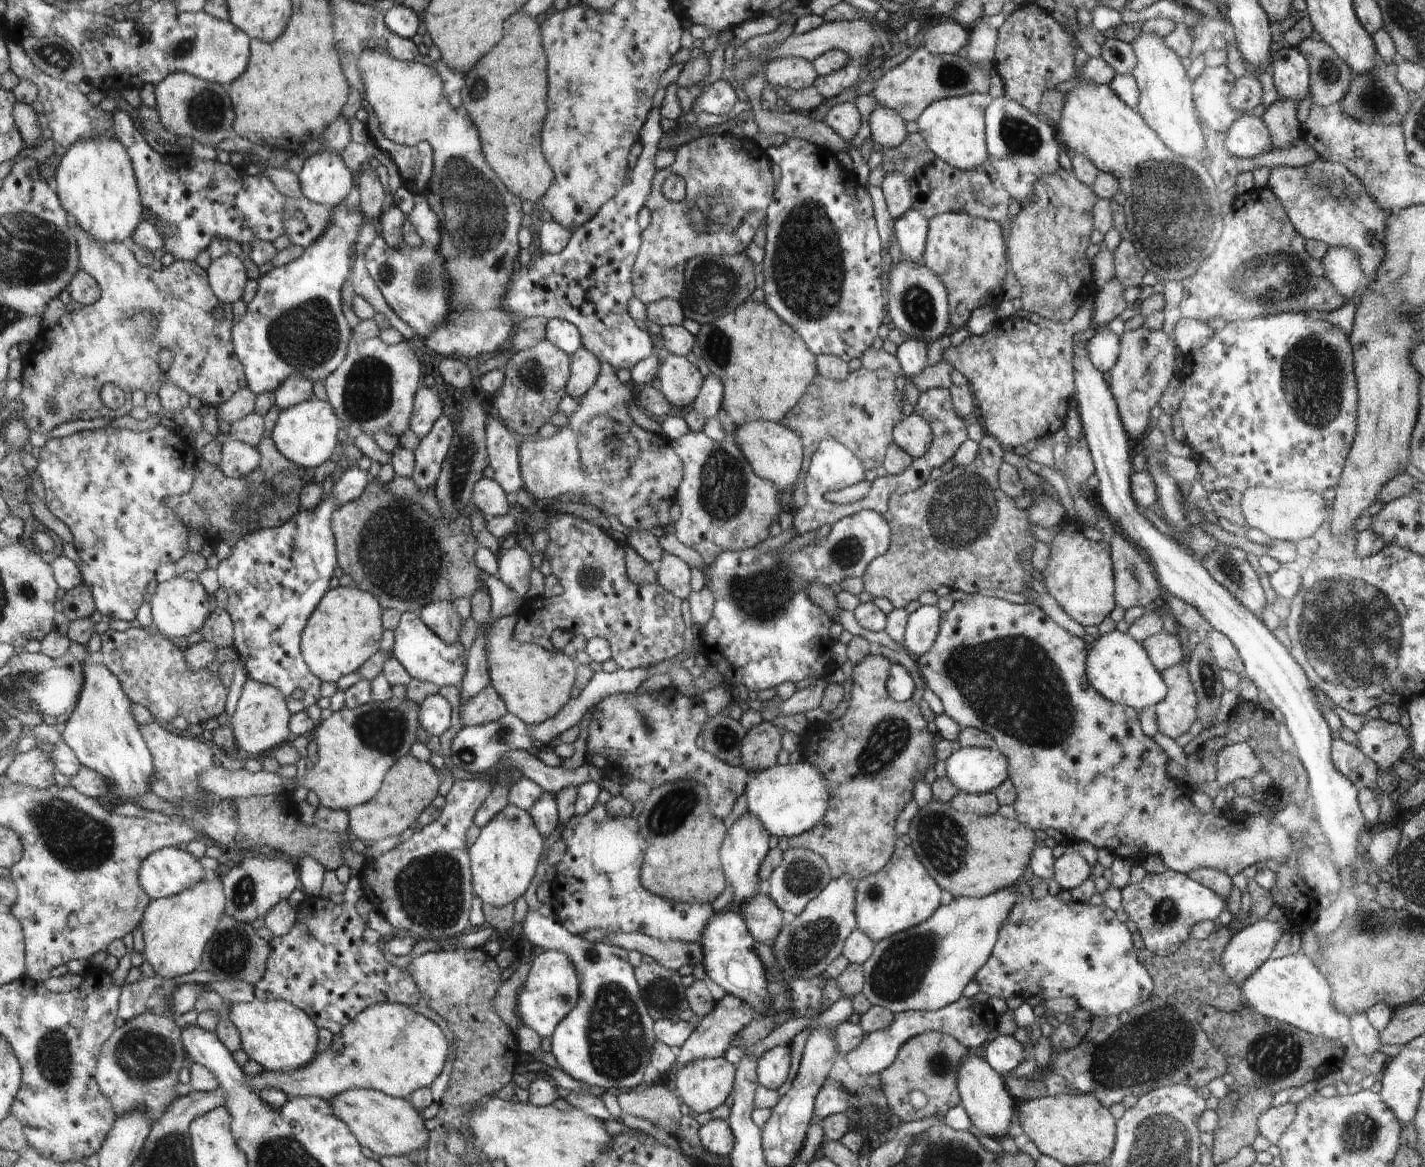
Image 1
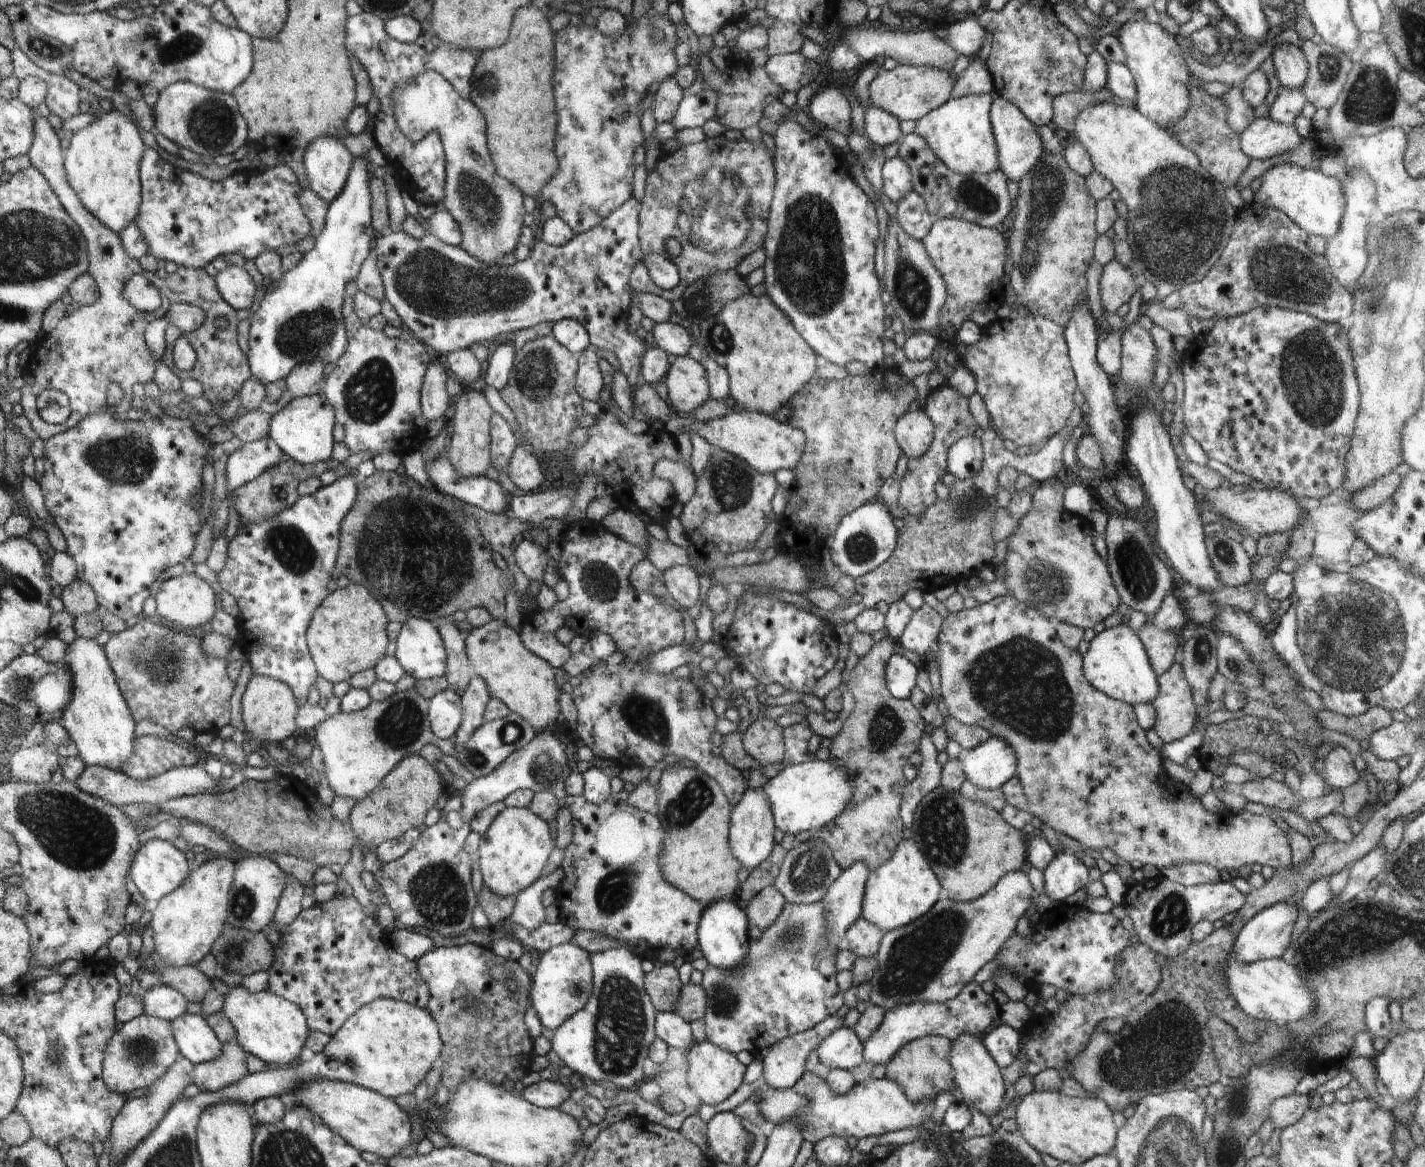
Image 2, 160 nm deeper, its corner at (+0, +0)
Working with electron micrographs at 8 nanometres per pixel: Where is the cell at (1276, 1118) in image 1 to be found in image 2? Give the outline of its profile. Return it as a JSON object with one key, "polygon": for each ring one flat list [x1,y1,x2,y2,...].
{"polygon":[[1292,1093,1277,1098,1269,1108,1269,1119,1275,1128,1284,1128,1298,1122,1309,1109,1310,1096]]}

